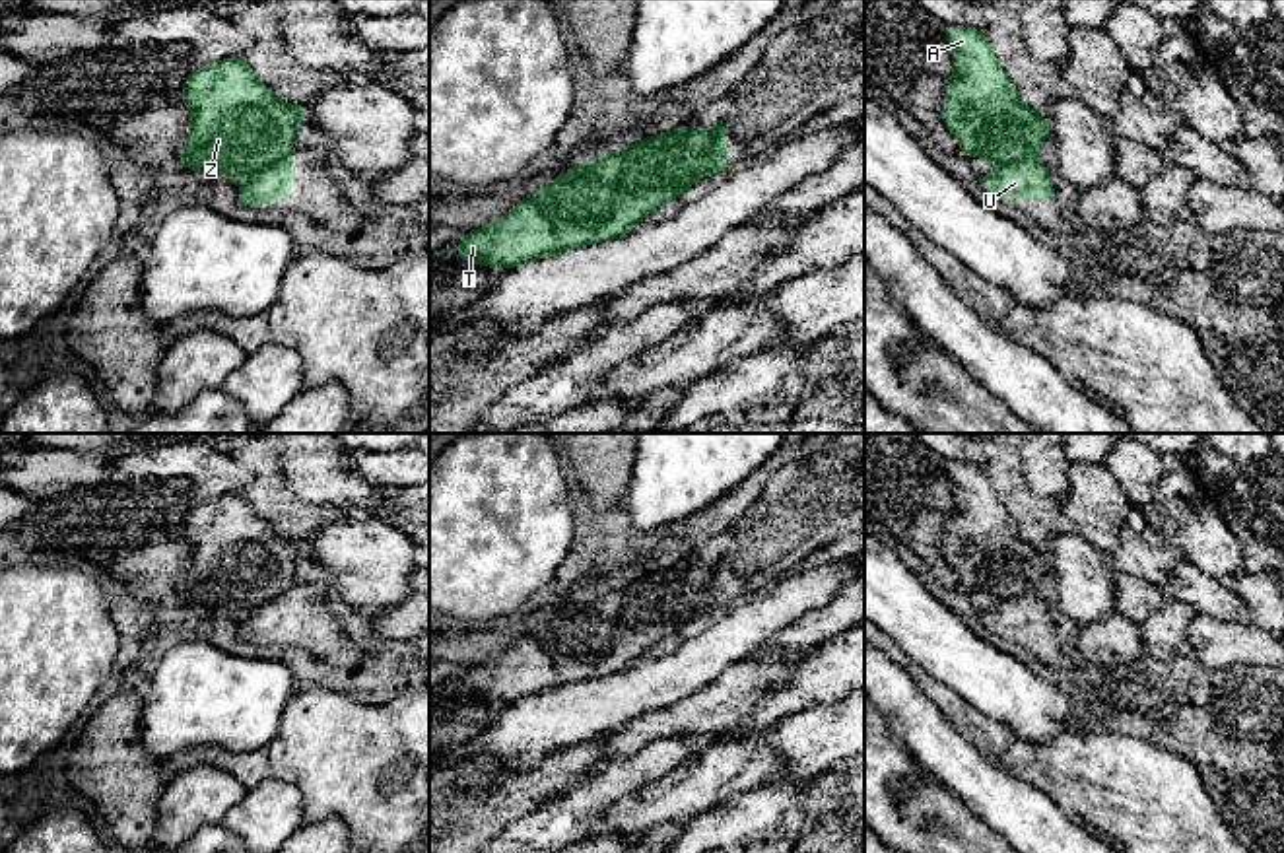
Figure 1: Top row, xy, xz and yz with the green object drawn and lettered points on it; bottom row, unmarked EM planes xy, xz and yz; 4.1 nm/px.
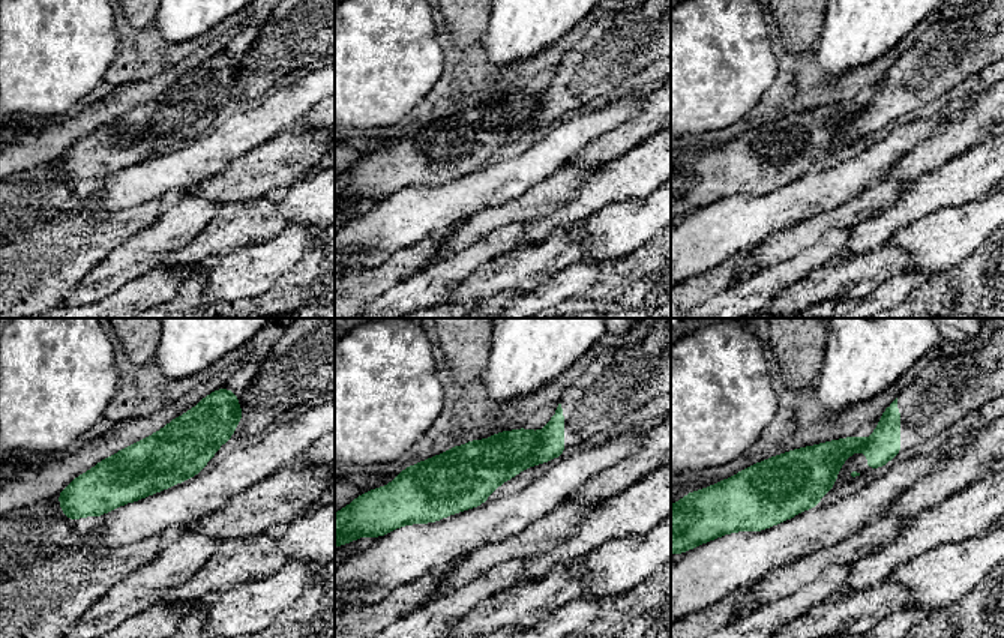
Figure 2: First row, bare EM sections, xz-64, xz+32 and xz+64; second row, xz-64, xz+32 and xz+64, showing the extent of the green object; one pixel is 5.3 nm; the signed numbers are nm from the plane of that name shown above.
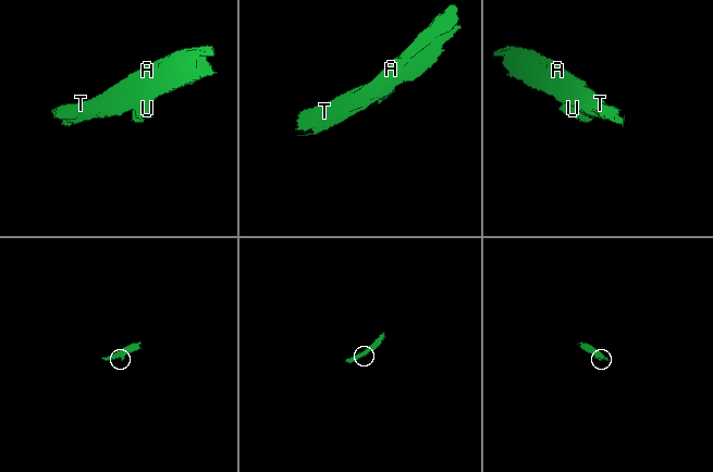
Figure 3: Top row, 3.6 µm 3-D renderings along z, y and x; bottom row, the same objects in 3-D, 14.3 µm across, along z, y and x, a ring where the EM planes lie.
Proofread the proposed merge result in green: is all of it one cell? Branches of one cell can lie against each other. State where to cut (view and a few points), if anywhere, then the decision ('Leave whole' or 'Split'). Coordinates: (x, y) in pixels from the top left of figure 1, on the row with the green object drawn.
Split along xz (719, 121), (706, 166), (698, 175). Split

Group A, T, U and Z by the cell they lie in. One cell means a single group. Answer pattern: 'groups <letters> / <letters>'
groups A T Z / U

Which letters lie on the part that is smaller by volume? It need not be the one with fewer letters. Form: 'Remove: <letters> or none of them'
Remove: U

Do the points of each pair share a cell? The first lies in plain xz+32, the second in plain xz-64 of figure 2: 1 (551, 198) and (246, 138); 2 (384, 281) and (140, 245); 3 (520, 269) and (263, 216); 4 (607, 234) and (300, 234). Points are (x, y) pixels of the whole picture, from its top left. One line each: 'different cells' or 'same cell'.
1: different cells
2: different cells
3: same cell
4: different cells

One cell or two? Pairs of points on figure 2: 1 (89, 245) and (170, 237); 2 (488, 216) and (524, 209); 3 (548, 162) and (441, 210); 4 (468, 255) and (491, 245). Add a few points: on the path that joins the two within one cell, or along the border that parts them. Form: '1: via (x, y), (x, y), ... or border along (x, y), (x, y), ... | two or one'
1: border along (153, 222), (129, 236), (96, 264) | two
2: via (497, 216), (515, 210) | one
3: via (521, 173), (468, 194) | one
4: via (474, 255), (485, 249) | one

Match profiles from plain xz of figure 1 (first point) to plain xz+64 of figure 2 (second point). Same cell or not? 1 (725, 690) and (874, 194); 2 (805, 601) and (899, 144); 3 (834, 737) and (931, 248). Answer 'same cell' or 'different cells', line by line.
1: same cell
2: same cell
3: same cell

